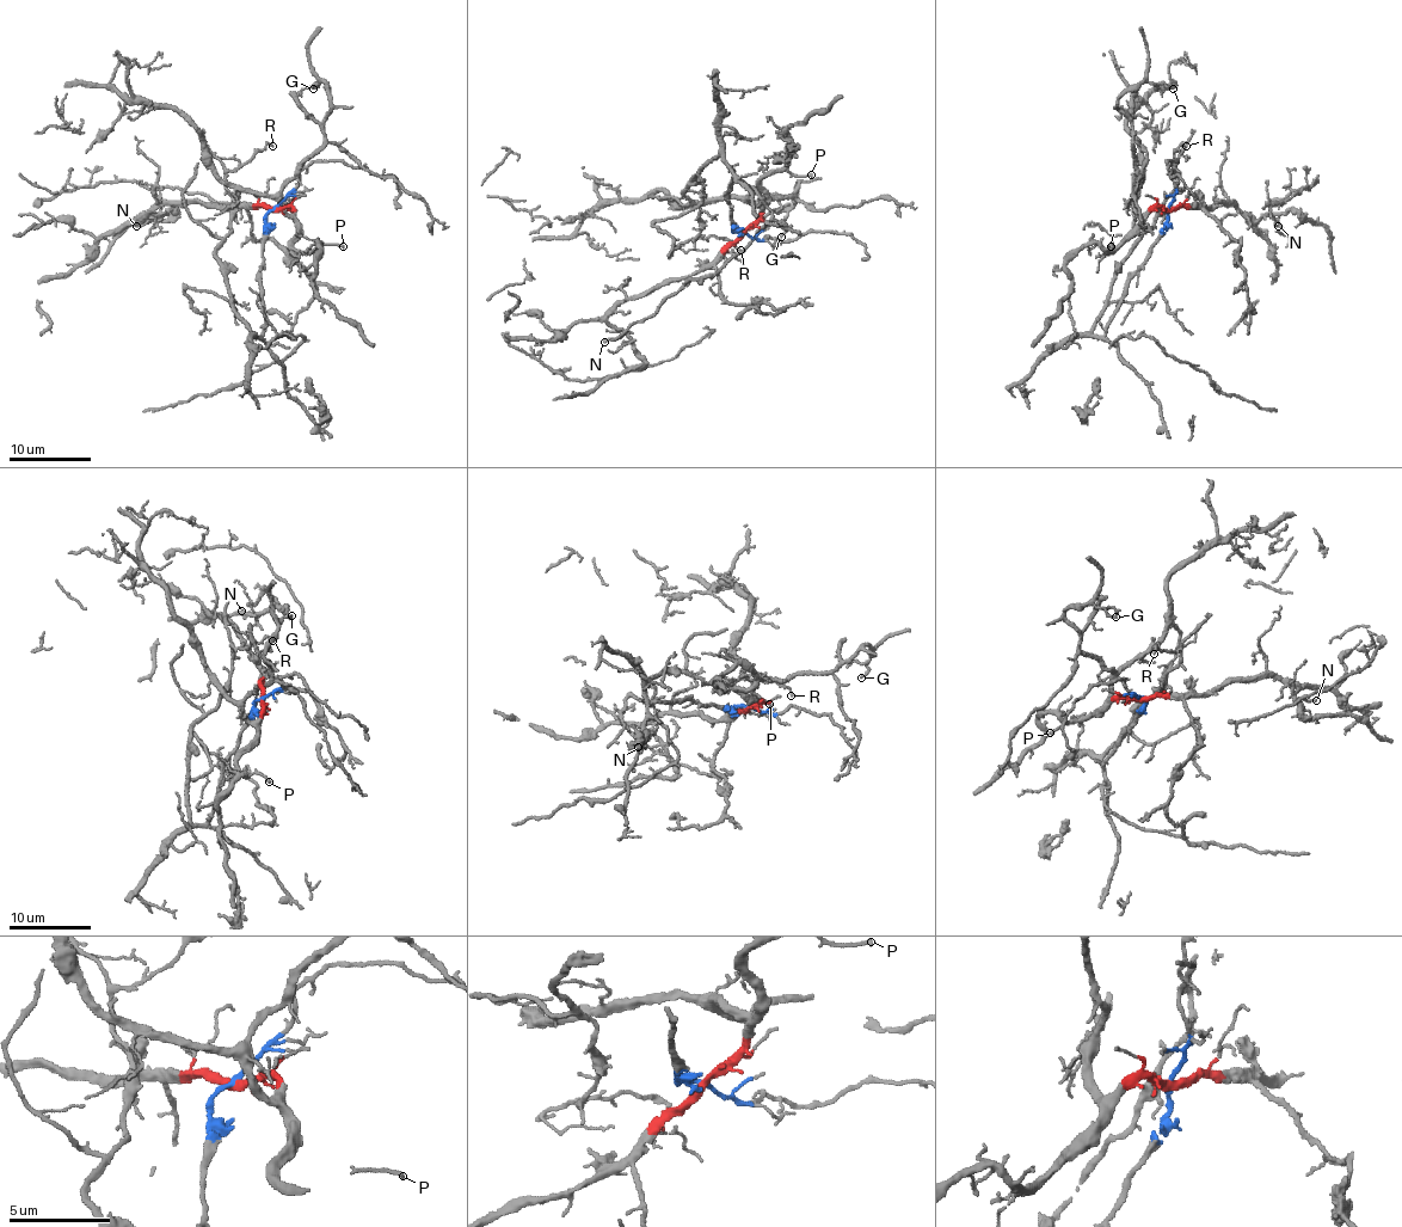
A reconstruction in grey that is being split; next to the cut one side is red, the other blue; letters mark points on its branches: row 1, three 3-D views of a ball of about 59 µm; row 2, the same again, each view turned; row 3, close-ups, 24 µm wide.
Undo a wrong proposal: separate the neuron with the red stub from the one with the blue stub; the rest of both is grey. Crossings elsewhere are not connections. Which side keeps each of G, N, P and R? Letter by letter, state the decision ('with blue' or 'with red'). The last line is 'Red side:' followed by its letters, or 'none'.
G: with red
N: with red
P: with red
R: with blue
Red side: G, N, P

